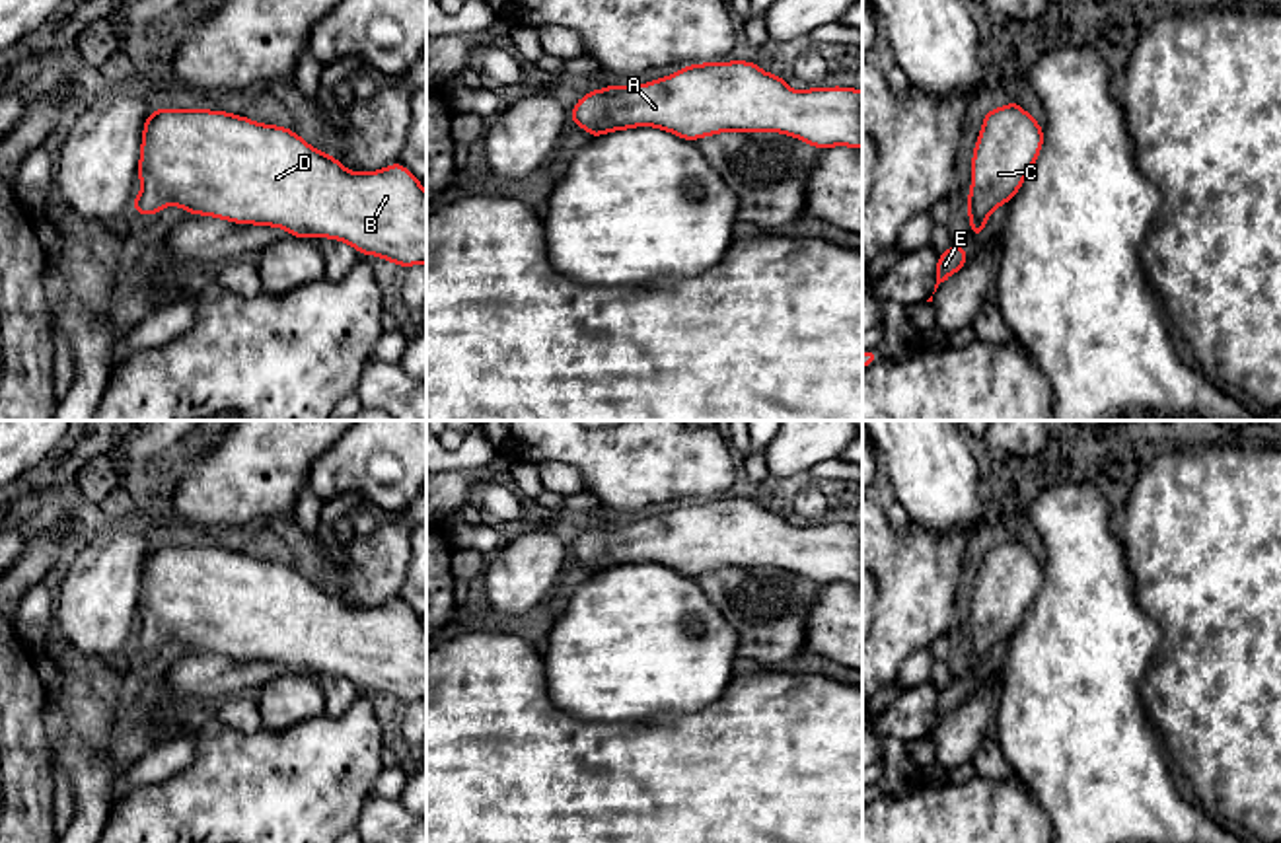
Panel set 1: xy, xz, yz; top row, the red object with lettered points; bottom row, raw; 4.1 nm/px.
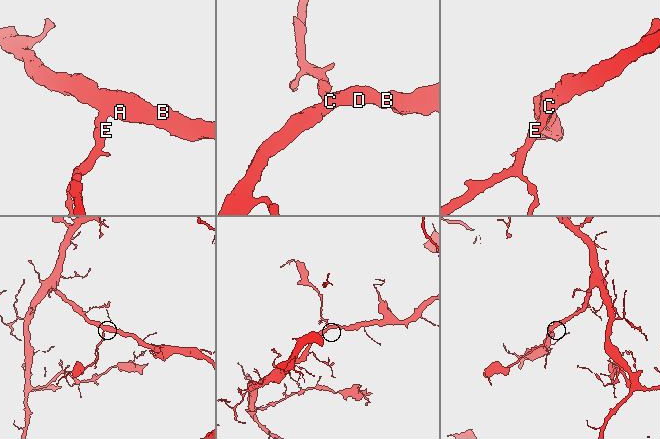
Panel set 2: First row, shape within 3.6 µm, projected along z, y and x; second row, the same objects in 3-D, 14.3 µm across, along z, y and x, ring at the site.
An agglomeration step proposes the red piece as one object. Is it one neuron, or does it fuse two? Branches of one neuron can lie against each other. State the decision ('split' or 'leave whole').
leave whole

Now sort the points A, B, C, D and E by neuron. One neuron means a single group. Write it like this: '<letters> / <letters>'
A B C D E

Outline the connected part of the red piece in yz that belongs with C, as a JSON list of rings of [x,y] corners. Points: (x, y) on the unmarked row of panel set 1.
[[[1016,537],[987,545],[971,592],[968,654],[971,672],[983,672],[999,641],[1008,641],[1024,621],[1043,582],[1043,563]]]

